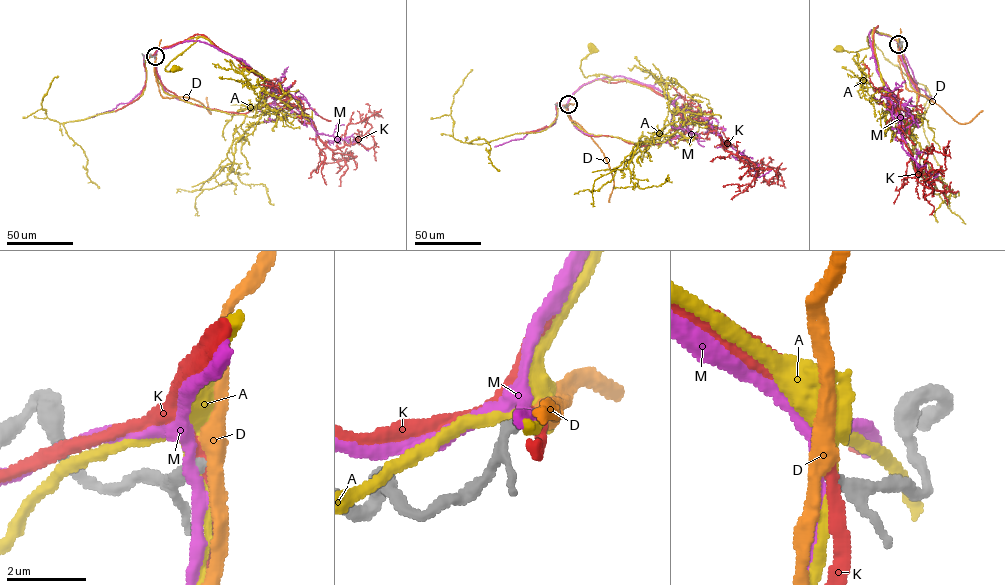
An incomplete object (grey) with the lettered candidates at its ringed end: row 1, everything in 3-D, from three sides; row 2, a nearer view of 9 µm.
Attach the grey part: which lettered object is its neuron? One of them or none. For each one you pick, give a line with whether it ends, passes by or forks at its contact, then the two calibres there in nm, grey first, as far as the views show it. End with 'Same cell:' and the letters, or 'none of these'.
Same cell: none of these

